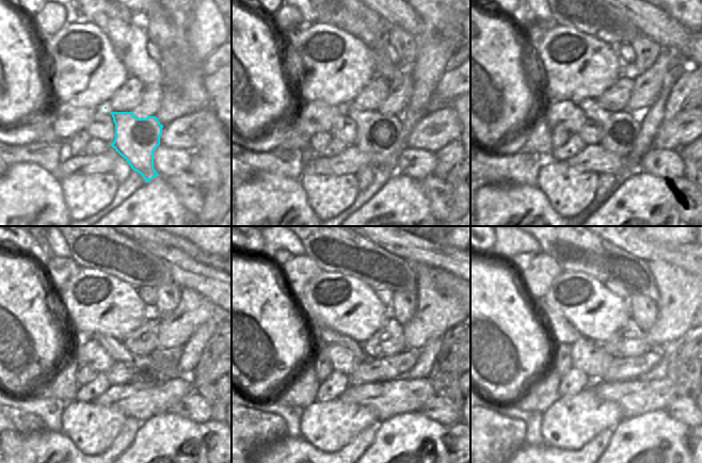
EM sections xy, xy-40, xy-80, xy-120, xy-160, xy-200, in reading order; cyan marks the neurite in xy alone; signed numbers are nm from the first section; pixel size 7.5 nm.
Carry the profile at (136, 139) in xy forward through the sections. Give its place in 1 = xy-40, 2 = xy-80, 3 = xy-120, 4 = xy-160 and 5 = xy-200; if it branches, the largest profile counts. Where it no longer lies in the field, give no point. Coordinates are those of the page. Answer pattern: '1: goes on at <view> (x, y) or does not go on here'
1: goes on at xy-40 (378, 134)
2: goes on at xy-80 (620, 130)
3: goes on at xy-120 (147, 374)
4: goes on at xy-160 (322, 334)
5: goes on at xy-200 (561, 331)

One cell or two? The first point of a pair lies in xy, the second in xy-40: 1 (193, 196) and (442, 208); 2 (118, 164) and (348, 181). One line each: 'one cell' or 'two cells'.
1: one cell
2: two cells

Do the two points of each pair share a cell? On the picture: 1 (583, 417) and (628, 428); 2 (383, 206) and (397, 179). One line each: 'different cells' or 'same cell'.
1: different cells
2: same cell

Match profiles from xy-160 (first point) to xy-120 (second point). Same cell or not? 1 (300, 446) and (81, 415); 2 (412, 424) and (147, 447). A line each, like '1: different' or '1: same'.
1: different
2: same

